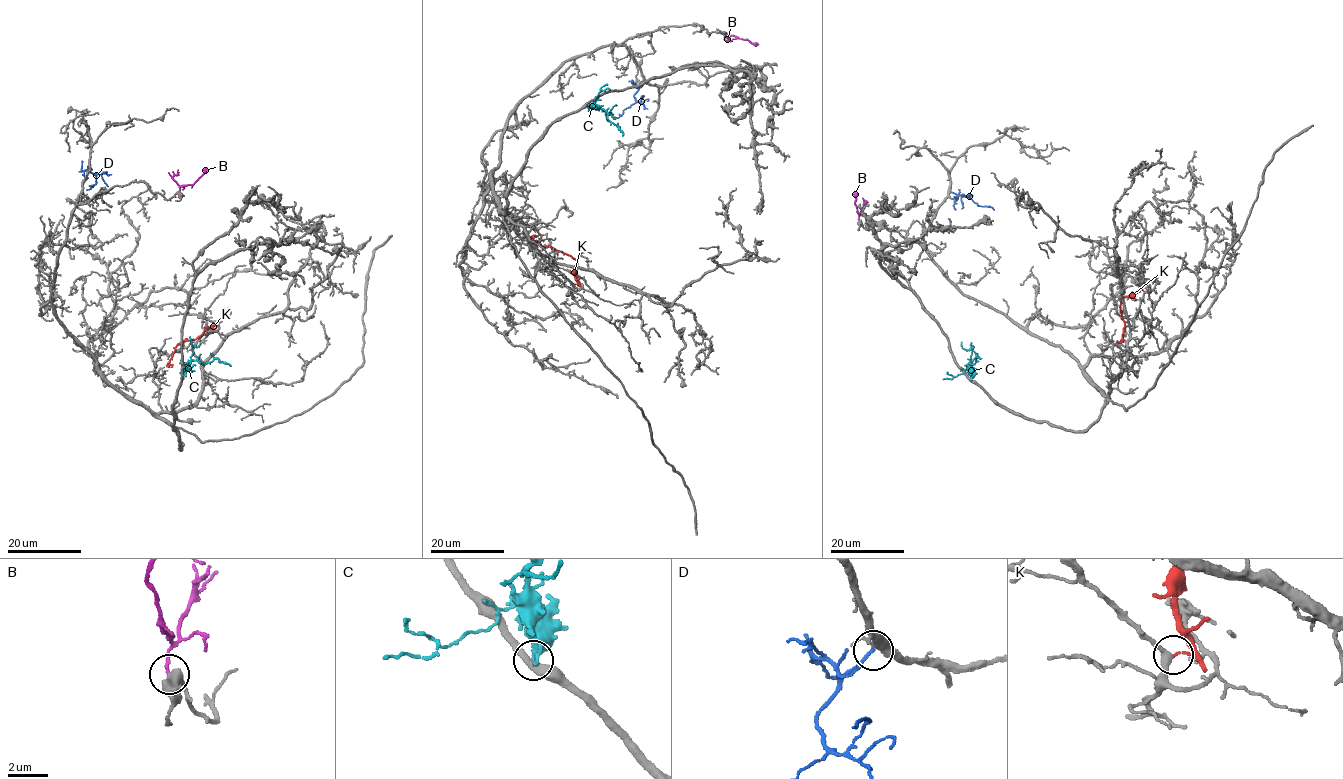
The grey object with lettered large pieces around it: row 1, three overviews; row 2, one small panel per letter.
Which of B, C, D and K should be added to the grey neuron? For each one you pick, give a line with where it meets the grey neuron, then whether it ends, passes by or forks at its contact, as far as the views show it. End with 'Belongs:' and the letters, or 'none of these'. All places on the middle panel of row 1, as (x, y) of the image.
D: contact (644, 83); it ends
Belongs: D

